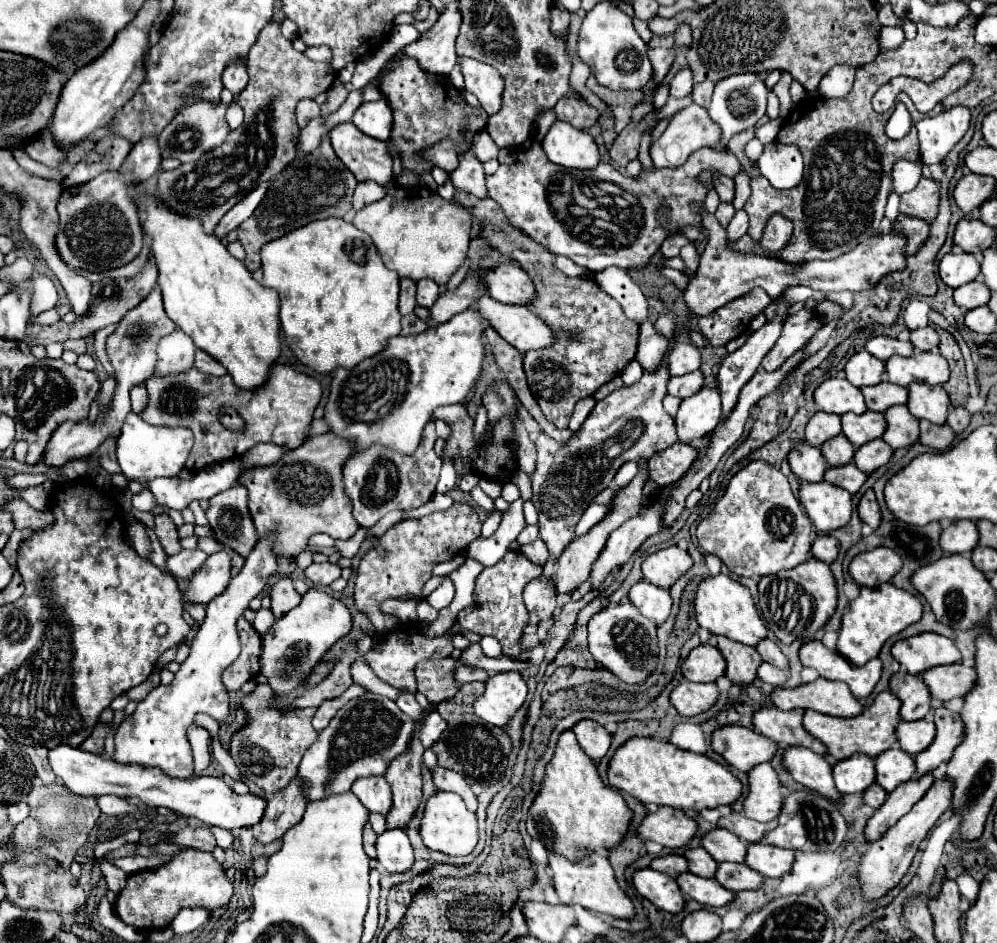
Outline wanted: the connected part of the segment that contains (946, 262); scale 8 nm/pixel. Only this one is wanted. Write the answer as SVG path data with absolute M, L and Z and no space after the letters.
M948 253L940 261L940 277L952 289L978 279L978 275L980 263L970 253Z

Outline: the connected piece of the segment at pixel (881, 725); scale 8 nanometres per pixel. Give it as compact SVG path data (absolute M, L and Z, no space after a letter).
M884 691L884 693L878 693L874 703L868 709L864 709L864 713L860 713L858 717L852 717L852 719L820 715L818 711L808 709L804 713L804 727L808 729L810 735L820 739L828 747L828 753L834 755L838 761L848 759L854 753L866 753L870 757L878 757L882 751L890 749L898 741L896 725L900 721L900 705L902 703L896 695L892 695L890 691Z

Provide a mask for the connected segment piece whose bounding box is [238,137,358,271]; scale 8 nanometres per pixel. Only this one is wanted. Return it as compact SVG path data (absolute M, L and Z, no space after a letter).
M324 137L320 147L314 149L312 153L296 155L294 161L288 163L284 173L272 179L268 193L264 195L264 201L256 207L256 213L252 213L252 217L248 217L248 221L244 221L244 225L238 227L238 241L246 251L244 259L246 269L248 271L260 269L260 249L268 241L280 239L286 233L318 219L344 217L344 213L352 209L352 193L356 185L358 181L336 157L328 137Z

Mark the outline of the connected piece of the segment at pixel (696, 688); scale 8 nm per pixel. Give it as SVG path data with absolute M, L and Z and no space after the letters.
M682 681L672 691L672 705L684 717L694 717L698 713L708 711L718 701L718 687L716 683L690 683Z

